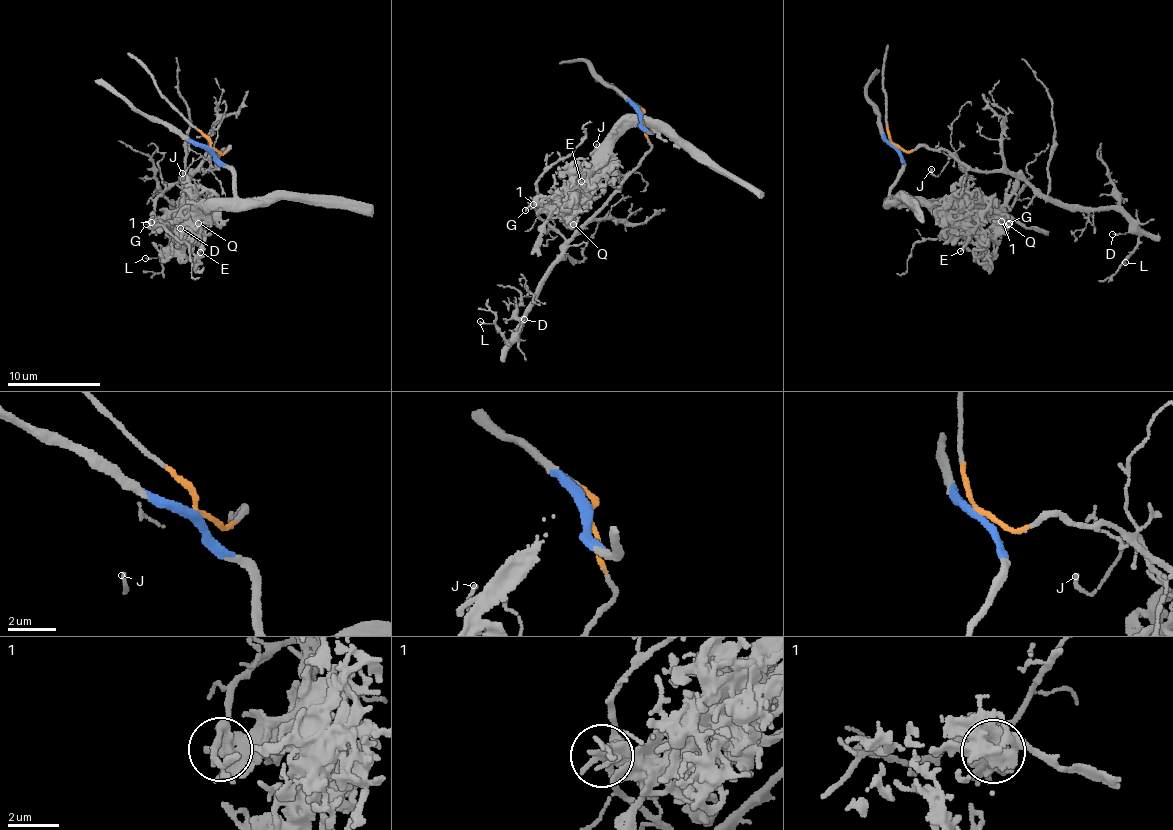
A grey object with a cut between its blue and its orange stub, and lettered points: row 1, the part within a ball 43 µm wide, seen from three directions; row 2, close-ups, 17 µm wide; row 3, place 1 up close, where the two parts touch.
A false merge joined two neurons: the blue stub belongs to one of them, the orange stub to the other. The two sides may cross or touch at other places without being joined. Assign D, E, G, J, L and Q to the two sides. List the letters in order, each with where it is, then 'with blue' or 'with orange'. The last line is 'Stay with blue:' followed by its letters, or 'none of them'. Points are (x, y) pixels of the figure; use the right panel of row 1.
D: place (1112, 234); with orange
E: place (960, 251); with blue
G: place (1009, 223); with blue
J: place (931, 169); with orange
L: place (1125, 262); with orange
Q: place (1008, 224); with blue
Stay with blue: E, G, Q

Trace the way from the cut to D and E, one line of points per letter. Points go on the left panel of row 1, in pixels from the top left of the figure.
D: (210, 148), (221, 152), (231, 147), (223, 150), (211, 170), (199, 168), (182, 200), (174, 203), (179, 228)
E: (210, 148), (211, 155), (230, 171), (233, 195), (207, 205), (201, 225), (201, 252)

